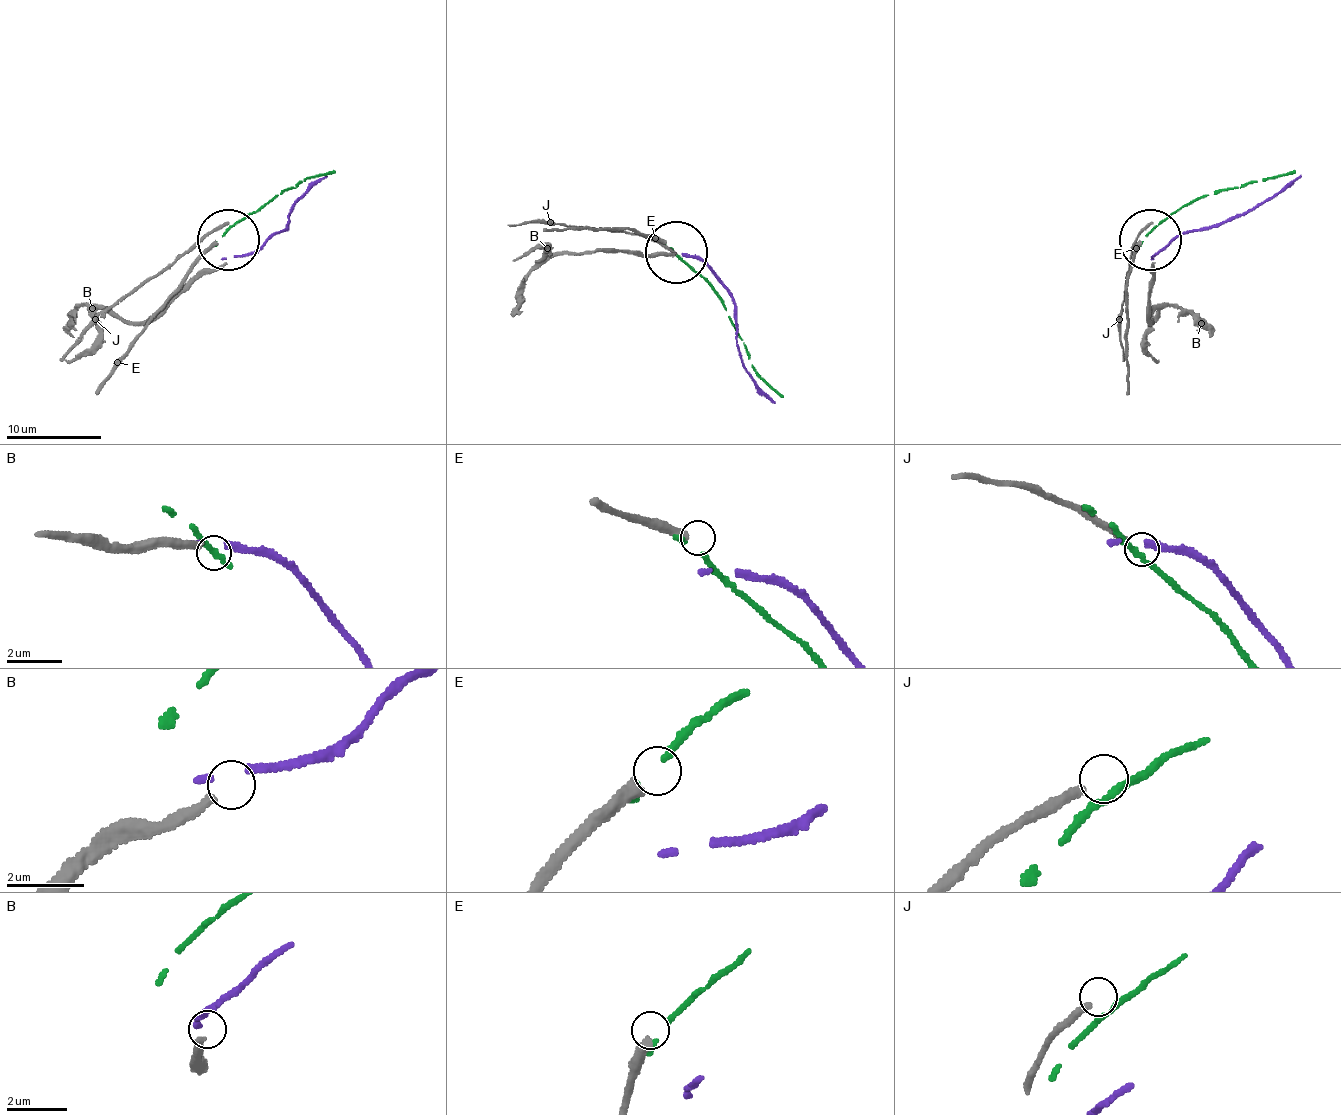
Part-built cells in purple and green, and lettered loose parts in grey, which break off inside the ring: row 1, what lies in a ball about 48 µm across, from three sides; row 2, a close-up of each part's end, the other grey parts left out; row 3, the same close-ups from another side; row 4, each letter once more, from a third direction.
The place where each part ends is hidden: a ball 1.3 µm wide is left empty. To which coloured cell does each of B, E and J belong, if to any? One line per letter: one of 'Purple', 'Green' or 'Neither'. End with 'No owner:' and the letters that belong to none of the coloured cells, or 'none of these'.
B: Neither
E: Neither
J: Neither
No owner: B, E, J

